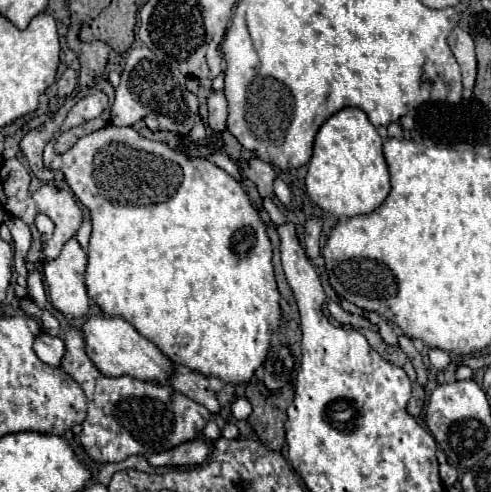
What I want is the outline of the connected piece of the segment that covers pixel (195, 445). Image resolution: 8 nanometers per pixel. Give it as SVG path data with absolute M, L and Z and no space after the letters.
M195 439L169 451L153 453L147 461L153 467L185 467L185 465L201 465L205 459L207 459L207 445L203 439Z

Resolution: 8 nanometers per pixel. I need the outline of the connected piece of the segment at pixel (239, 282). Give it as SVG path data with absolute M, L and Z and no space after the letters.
M103 127L91 135L85 135L79 139L67 153L55 153L53 149L55 141L49 141L43 151L43 163L49 169L59 169L65 173L65 181L73 189L73 193L79 197L79 201L91 211L91 225L93 233L87 247L87 268L85 271L85 285L89 297L101 307L103 313L111 317L123 317L127 323L131 323L143 337L153 341L169 359L175 363L189 367L193 371L199 371L205 377L219 377L225 383L247 383L255 369L265 361L271 335L279 327L279 291L273 277L273 265L271 265L271 241L265 233L265 223L257 215L255 207L251 205L245 189L237 179L227 175L223 169L219 169L209 159L189 159L183 149L171 149L167 143L149 141L141 137L133 127Z

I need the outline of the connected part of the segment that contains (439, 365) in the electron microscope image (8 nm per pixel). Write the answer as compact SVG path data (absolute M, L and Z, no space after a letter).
M431 349L431 351L429 351L429 361L431 361L431 365L433 365L435 369L443 371L443 369L447 369L447 365L449 365L451 357L449 357L449 353L447 353L447 351Z

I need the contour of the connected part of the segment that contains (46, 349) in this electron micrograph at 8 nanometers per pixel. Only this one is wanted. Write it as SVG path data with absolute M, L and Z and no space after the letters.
M39 335L35 339L35 353L37 357L51 365L51 367L59 367L63 355L65 355L65 343L59 337L51 337L51 335Z

